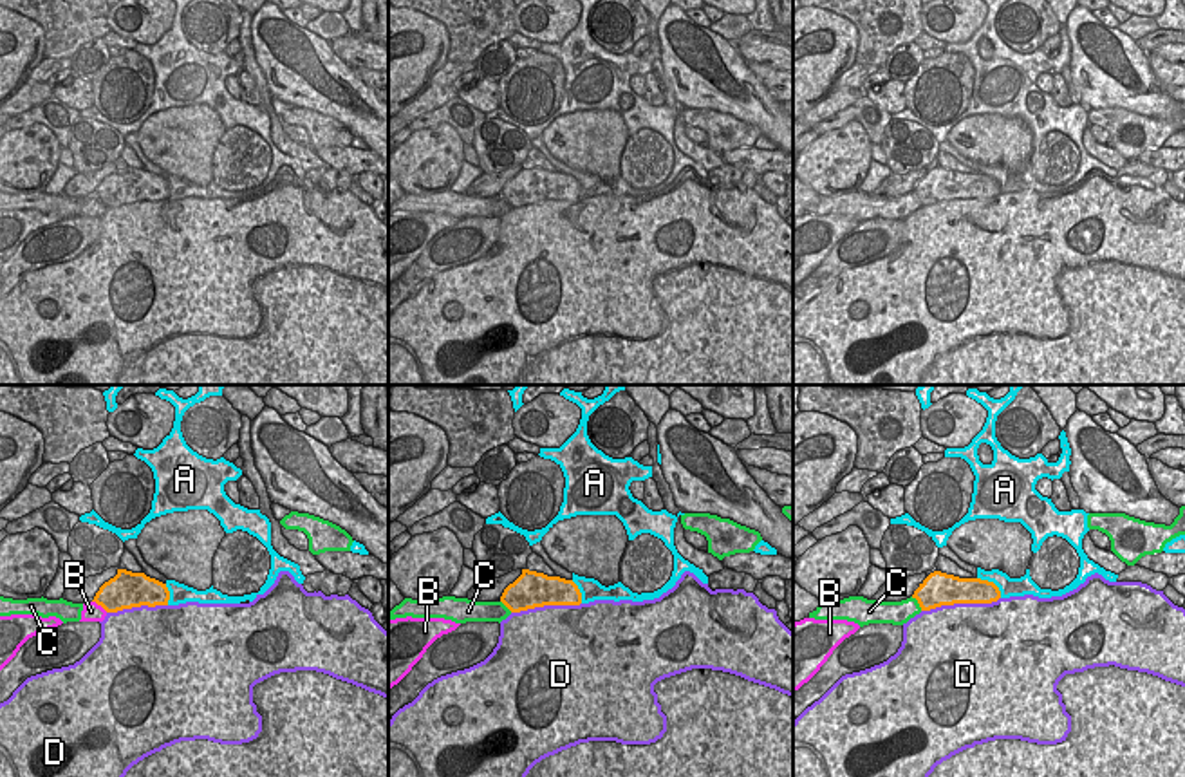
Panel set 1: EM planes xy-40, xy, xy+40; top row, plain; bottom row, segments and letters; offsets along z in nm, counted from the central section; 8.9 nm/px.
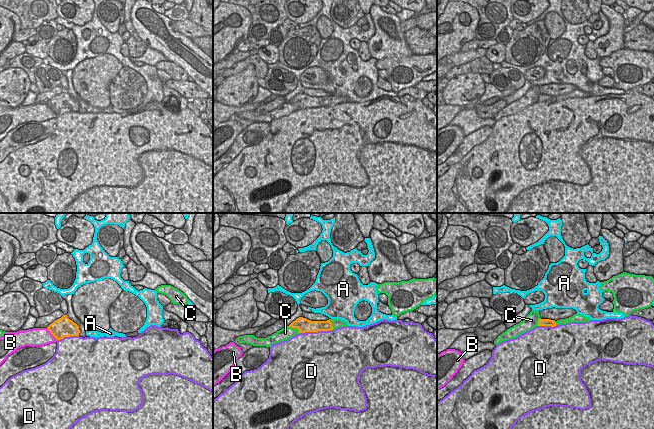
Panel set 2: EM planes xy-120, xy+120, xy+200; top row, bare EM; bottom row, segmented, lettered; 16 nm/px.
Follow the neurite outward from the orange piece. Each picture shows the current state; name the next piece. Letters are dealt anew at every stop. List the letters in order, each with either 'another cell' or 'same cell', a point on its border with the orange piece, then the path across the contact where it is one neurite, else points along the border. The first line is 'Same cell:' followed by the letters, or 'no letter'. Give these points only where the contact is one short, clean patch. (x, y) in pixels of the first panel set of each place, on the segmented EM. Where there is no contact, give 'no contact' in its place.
Same cell: C
A: another cell | xy+40 (992, 582)
B: another cell | xy-40 (100, 604) | along xy-40 (93, 600), (107, 611)
C: same cell | xy+40 (918, 602)
D: another cell | xy+40 (960, 602)

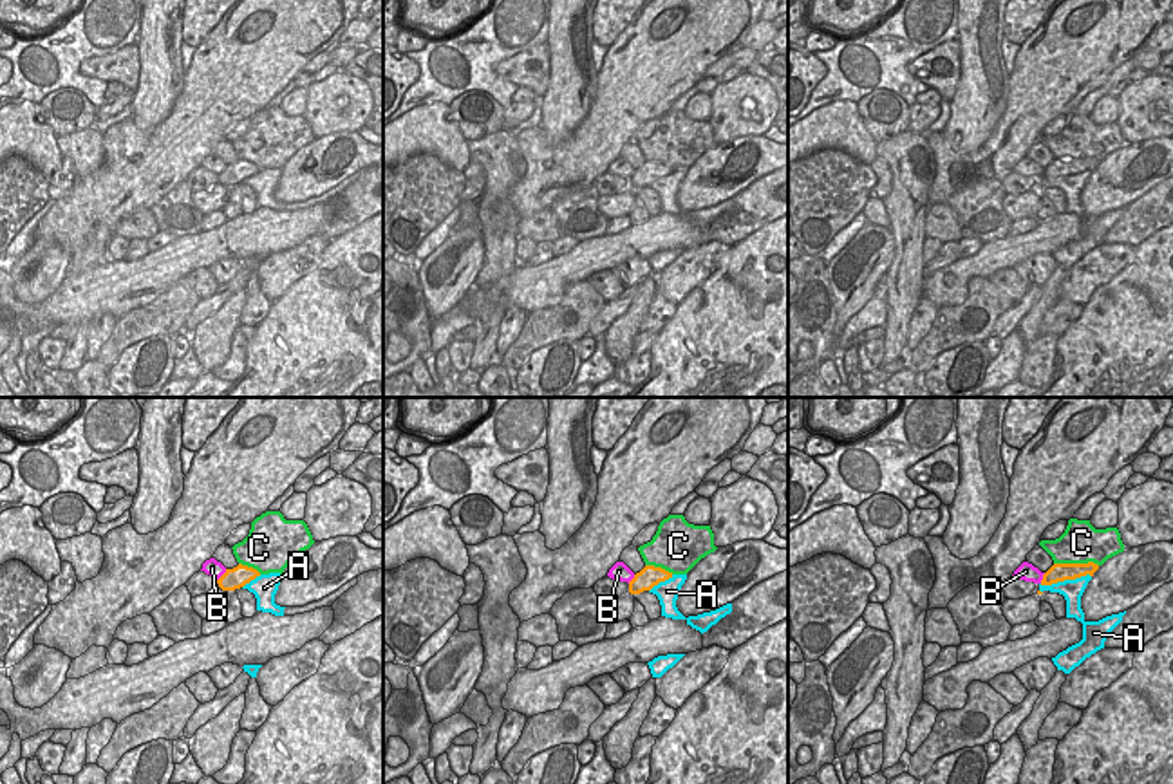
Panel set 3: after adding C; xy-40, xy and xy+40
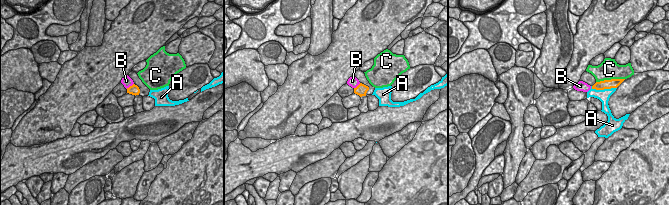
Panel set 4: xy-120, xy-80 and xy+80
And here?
Same cell: no letter
A: another cell | xy+40 (1065, 578)
B: another cell | xy-40 (223, 575)
C: another cell | xy+40 (1076, 564)

